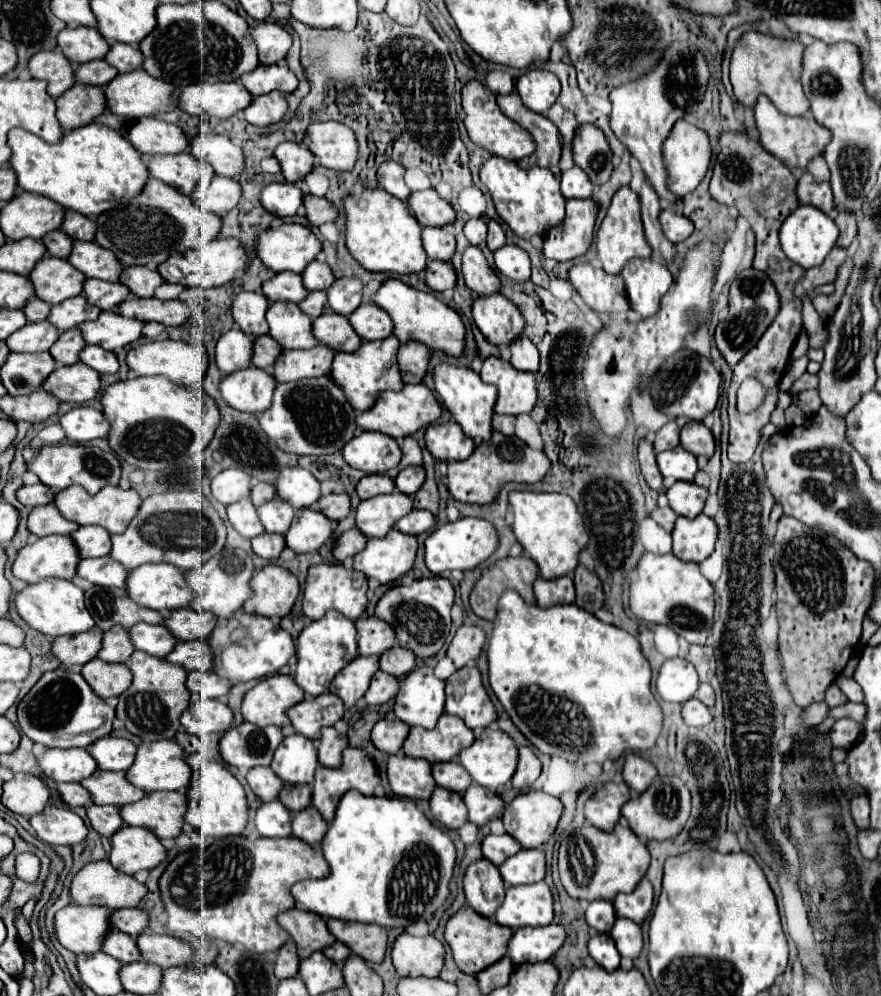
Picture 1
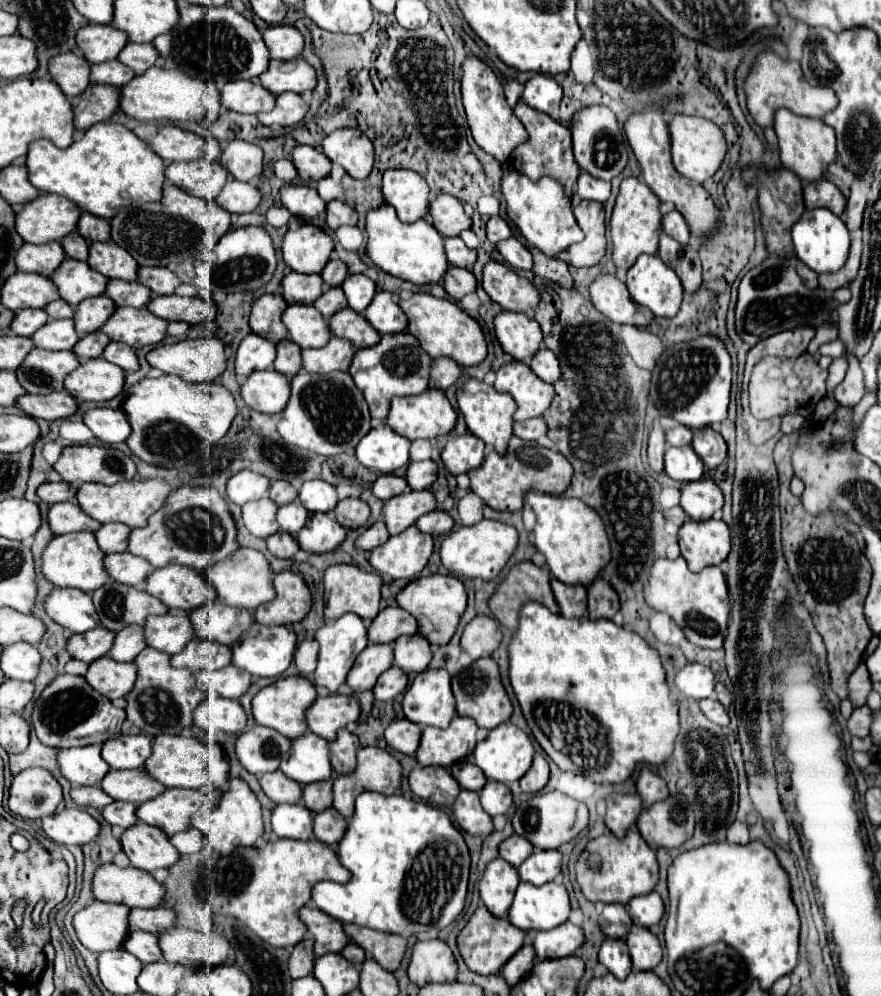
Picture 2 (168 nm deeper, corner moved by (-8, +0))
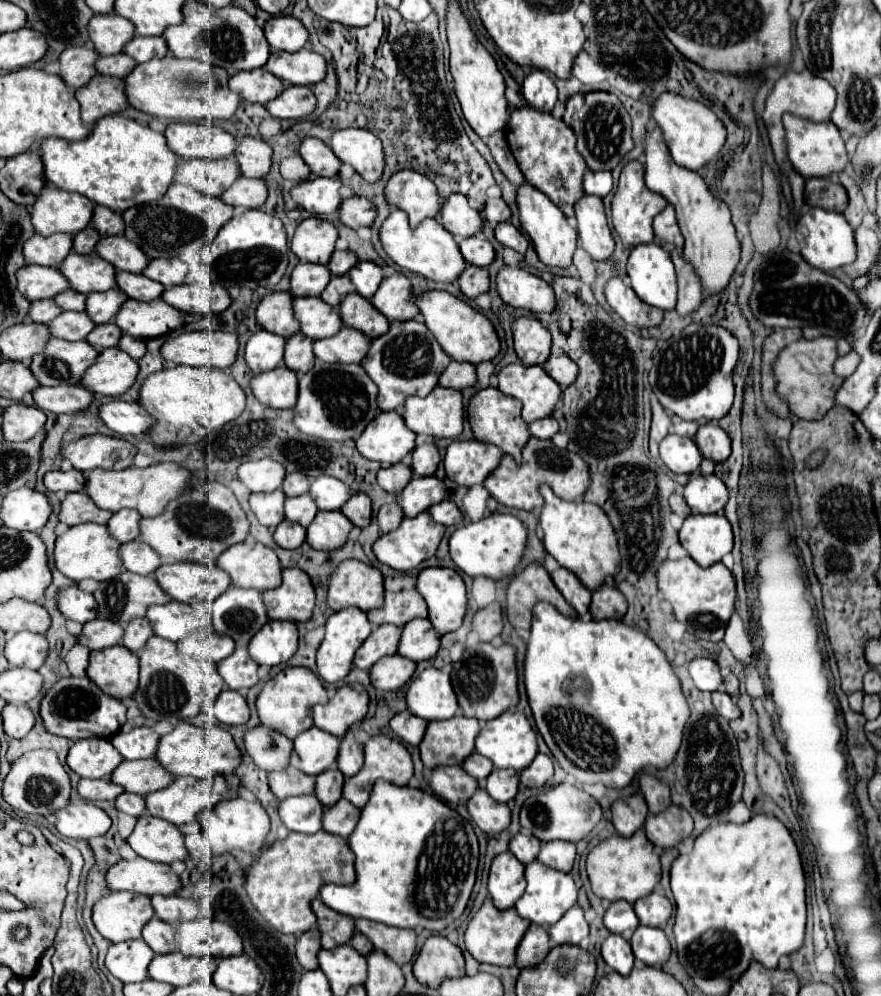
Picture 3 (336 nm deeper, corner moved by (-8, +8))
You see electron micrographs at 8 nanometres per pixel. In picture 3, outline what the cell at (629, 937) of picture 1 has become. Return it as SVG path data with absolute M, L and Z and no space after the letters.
M638 925L630 939L634 957L650 967L660 967L670 957L670 943L662 929Z

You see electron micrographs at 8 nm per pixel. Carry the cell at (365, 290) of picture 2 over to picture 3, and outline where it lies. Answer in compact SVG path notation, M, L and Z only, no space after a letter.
M360 261L350 269L348 277L352 279L356 293L360 293L364 299L372 299L382 281L382 269L376 263Z

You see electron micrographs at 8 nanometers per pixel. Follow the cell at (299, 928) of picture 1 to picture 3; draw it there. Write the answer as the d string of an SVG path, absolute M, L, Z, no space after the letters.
M320 899L312 901L312 911L318 919L318 929L322 933L322 947L332 949L338 945L344 945L354 935L354 919L342 913L336 913L334 909L328 909Z

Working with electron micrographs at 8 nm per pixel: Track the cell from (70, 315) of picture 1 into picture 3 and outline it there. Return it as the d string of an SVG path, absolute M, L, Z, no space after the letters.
M116 287L102 291L102 293L88 293L86 295L86 313L96 325L108 323L108 321L112 321L112 317L118 313L118 309L122 307L122 303L126 299L128 297Z

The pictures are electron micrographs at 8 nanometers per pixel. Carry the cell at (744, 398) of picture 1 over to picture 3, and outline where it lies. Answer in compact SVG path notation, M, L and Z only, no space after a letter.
M818 337L818 339L802 339L786 345L776 361L772 363L772 375L776 381L776 393L786 399L790 413L800 419L822 419L828 409L836 405L834 395L842 385L842 379L834 375L832 365L836 361L836 339Z

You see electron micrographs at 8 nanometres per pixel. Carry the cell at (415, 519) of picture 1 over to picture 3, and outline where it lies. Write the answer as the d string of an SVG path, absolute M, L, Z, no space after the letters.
M452 501L436 503L436 505L432 505L432 509L428 509L428 513L440 525L460 525L464 521L464 515Z

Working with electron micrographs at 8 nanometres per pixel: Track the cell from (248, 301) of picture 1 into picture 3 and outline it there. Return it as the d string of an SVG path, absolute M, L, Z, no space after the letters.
M268 293L256 309L256 319L260 327L264 327L270 333L276 333L280 337L292 337L300 323L294 319L292 313L292 295L290 293Z

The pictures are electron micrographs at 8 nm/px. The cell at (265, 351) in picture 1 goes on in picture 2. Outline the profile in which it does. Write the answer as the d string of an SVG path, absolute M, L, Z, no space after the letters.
M290 339L280 341L276 349L278 349L278 357L274 361L274 369L282 375L292 375L294 377L302 369L302 361L300 361L302 349Z

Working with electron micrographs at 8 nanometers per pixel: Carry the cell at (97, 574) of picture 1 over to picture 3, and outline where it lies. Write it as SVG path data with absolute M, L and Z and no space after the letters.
M138 539L120 545L120 559L124 563L124 569L136 575L150 575L162 565L158 553Z

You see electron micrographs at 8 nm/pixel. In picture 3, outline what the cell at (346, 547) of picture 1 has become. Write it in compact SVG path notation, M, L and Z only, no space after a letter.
M390 503L390 505L384 505L380 507L378 511L378 527L382 533L388 533L388 531L394 531L400 521L402 521L402 513L400 513L400 507L398 503Z

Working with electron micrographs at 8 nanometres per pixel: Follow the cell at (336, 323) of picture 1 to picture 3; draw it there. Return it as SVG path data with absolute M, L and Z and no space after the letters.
M358 293L344 297L344 301L340 303L340 317L346 327L358 329L370 339L388 331L390 325L388 319L382 313L376 313L376 309L372 309L372 303L364 301L364 297L360 297Z

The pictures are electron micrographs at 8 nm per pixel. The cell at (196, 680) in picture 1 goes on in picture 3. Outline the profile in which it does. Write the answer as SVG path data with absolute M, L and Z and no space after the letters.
M238 647L232 657L226 657L224 661L218 663L218 673L224 679L224 683L234 689L250 689L252 685L258 683L258 665L248 657L246 647Z

